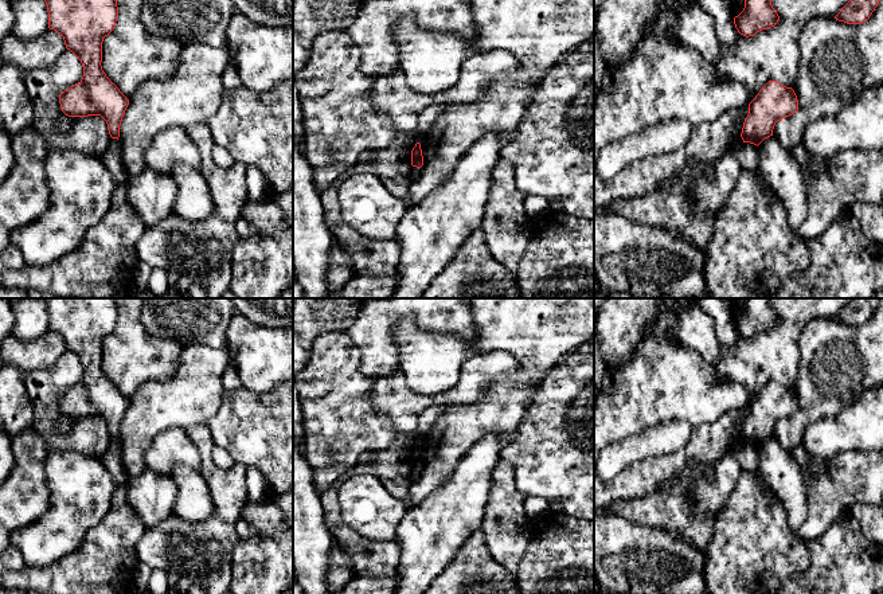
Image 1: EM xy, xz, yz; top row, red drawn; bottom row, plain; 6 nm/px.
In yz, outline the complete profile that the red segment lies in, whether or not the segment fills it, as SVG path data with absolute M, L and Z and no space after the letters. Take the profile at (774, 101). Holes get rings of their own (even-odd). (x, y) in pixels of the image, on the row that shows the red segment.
M769 81L749 103L749 114L741 133L743 142L758 146L765 138L773 136L777 121L797 110L798 99L794 90L777 81Z

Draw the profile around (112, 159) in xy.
M110 138L110 144L101 159L109 169L116 185L126 183L129 173L122 163L121 144L117 138Z

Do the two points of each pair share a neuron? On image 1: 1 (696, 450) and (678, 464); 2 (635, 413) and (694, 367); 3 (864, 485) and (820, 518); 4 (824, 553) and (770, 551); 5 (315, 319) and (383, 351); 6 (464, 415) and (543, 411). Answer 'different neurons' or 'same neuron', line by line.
1: same neuron
2: same neuron
3: same neuron
4: different neurons
5: different neurons
6: different neurons

